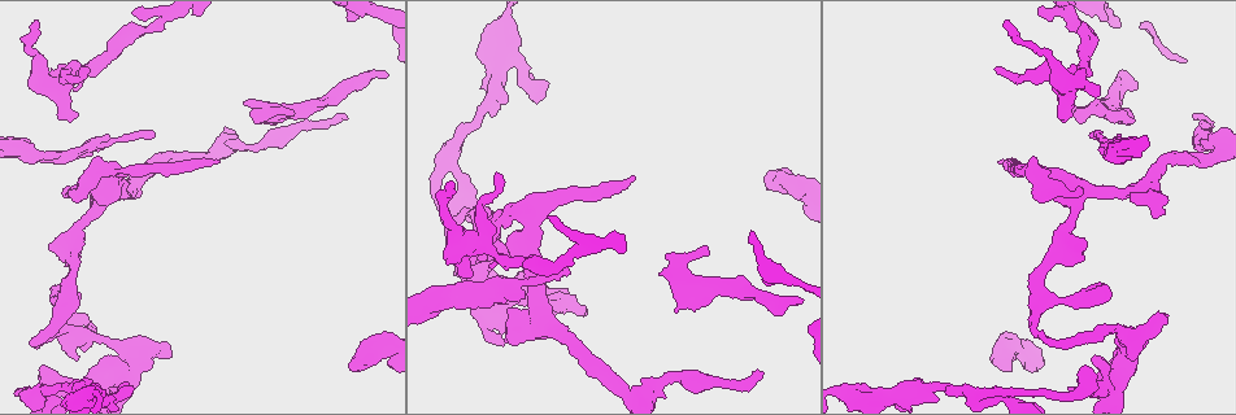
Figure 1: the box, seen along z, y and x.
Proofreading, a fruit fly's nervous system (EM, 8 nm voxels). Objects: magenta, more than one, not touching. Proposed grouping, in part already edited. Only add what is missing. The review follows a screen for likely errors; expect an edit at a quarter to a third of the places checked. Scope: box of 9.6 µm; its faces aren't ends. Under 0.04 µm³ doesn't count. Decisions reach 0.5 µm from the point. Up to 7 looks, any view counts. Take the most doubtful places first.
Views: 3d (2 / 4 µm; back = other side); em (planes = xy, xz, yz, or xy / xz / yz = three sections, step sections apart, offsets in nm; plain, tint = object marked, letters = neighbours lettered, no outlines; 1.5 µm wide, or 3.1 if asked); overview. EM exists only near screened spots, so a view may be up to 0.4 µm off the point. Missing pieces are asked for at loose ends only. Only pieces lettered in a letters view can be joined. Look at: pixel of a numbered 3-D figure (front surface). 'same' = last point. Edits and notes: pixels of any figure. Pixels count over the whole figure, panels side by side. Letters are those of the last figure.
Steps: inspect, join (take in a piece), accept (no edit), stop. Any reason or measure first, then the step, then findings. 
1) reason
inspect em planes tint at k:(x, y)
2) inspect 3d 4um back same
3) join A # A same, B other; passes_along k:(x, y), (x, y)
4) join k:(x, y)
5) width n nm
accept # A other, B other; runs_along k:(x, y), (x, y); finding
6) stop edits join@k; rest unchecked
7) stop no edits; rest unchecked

end of a long branch
inspect em yz step 4 tint at 1:(351, 365)

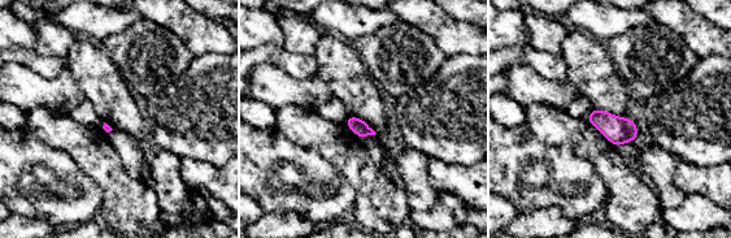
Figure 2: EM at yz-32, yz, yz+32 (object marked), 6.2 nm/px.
inspect em planes letters same

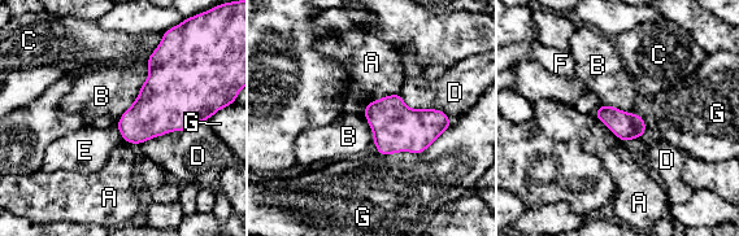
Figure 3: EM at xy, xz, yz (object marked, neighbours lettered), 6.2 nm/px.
accept # A other, B other, C other, D other, E other, F other, G other; border 3:(147, 60), (148, 77), (116, 126); none of them fits

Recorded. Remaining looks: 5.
free end
inspect 3d 4um at 1:(1006, 21)

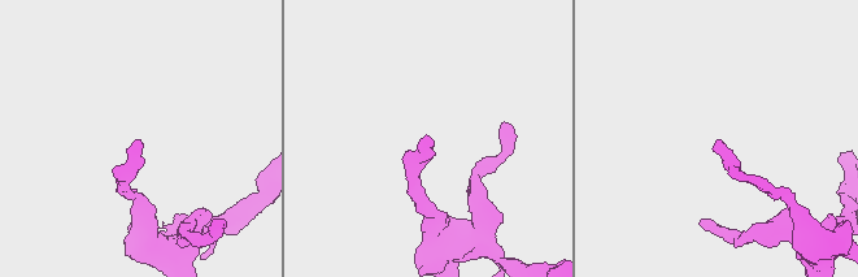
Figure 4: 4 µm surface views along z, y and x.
shape alone is not enough
inspect em planes letters at 4:(139, 140)

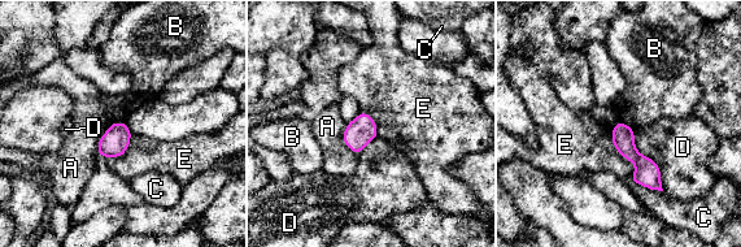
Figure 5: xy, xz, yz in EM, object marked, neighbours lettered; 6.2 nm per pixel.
accept # A other, B other, C other, D other, E other; runs_along 5:(619, 125), (626, 147), (658, 186); no lettered piece goes on from it

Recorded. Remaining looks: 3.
long arm stops here
inspect em yz step 8 tint at 1:(1195, 117)

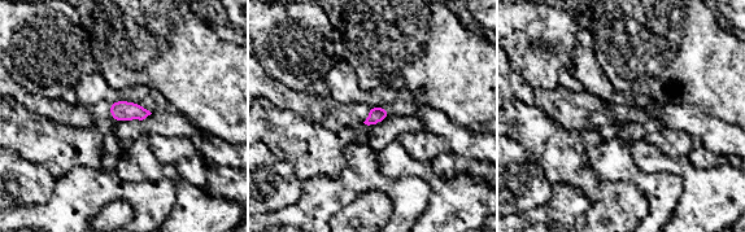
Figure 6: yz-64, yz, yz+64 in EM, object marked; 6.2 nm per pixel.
inspect em planes letters same

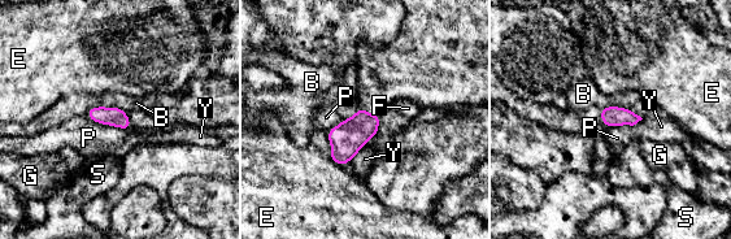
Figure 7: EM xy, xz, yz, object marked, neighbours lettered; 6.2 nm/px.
accept # B other, E other, F other, G other, P other, S other, Y other; border 7:(85, 114), (92, 121), (129, 130); no lettered piece goes on from it

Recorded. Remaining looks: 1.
stop no edits; rest unchecked

